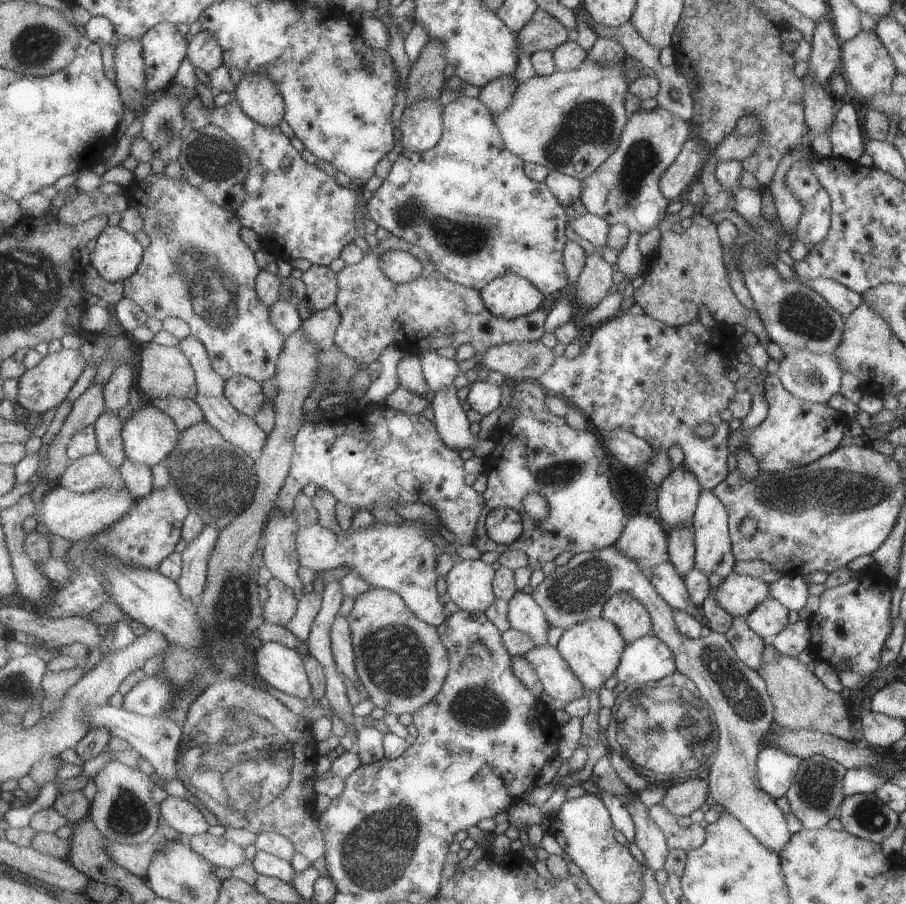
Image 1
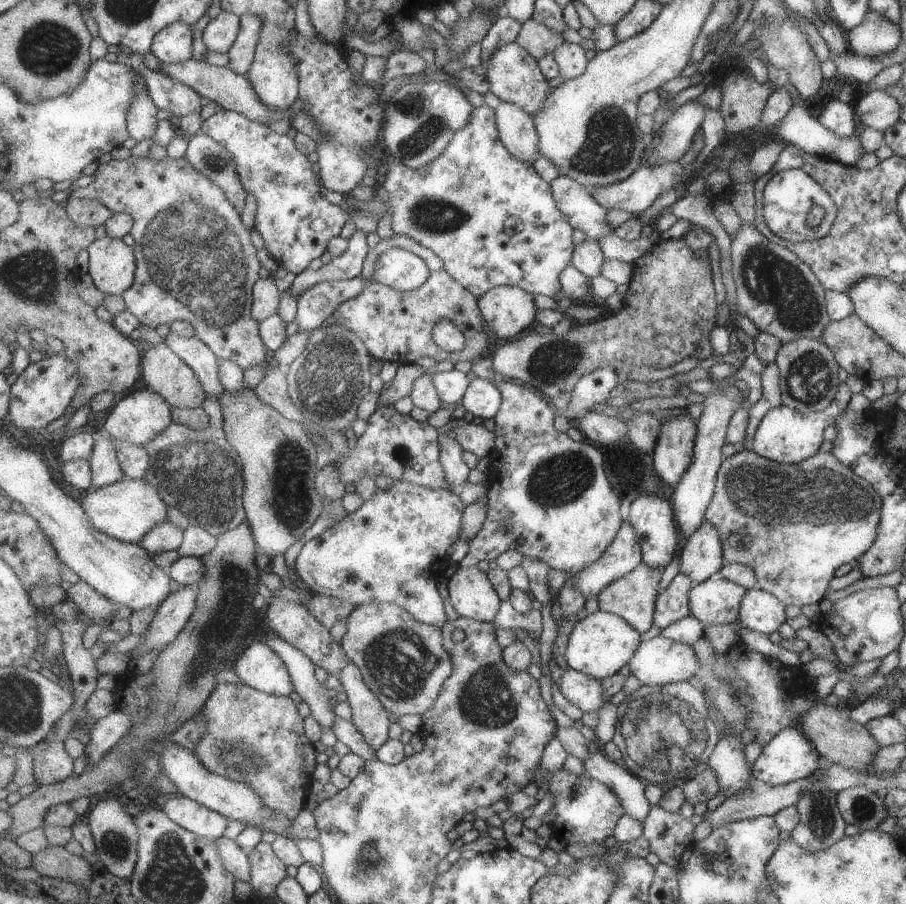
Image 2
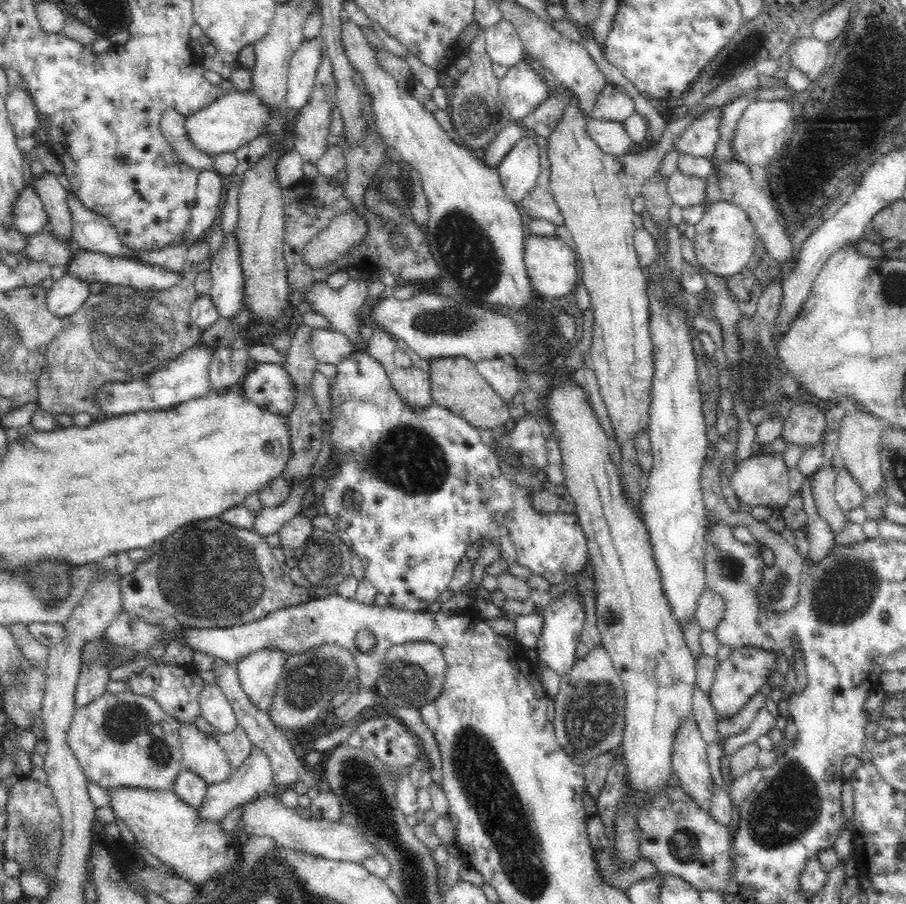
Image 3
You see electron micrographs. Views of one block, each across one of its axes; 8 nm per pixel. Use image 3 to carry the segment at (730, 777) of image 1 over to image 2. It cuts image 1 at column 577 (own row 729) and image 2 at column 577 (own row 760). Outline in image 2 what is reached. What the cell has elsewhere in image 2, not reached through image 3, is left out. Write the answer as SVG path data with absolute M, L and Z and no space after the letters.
M624 522L615 536L615 542L604 551L600 560L587 566L573 581L577 589L587 598L598 596L616 579L623 578L643 562L643 551L635 528Z

